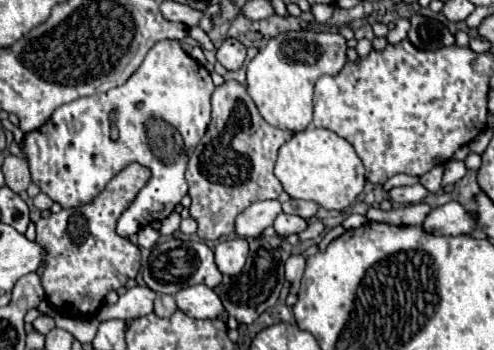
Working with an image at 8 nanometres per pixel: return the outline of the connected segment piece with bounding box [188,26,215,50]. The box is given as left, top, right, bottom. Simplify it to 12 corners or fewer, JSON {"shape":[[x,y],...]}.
{"shape":[[190,27],[189,36],[204,50],[215,49],[199,27]]}

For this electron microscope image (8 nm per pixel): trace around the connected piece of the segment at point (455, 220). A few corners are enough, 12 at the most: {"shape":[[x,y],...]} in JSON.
{"shape":[[461,204],[433,208],[421,226],[435,236],[469,234],[475,218]]}

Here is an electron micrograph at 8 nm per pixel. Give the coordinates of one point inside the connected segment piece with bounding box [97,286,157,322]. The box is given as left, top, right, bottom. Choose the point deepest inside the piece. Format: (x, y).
(138, 301)

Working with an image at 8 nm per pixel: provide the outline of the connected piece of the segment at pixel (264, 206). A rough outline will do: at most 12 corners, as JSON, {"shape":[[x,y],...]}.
{"shape":[[279,200],[253,202],[235,220],[243,238],[259,236],[281,214]]}

